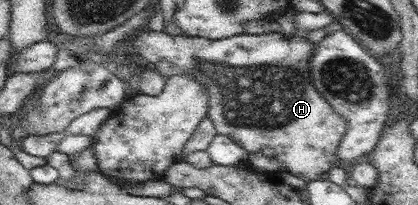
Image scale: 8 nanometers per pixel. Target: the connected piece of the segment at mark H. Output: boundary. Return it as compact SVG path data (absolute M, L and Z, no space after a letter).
M142 30L127 40L129 52L143 56L149 66L171 62L177 73L191 74L201 82L209 94L207 117L215 131L229 136L248 153L271 147L283 164L281 170L287 170L306 185L318 180L331 167L340 165L336 151L348 127L311 82L309 59L313 57L315 44L305 35L243 33L211 40L171 35L165 30Z

